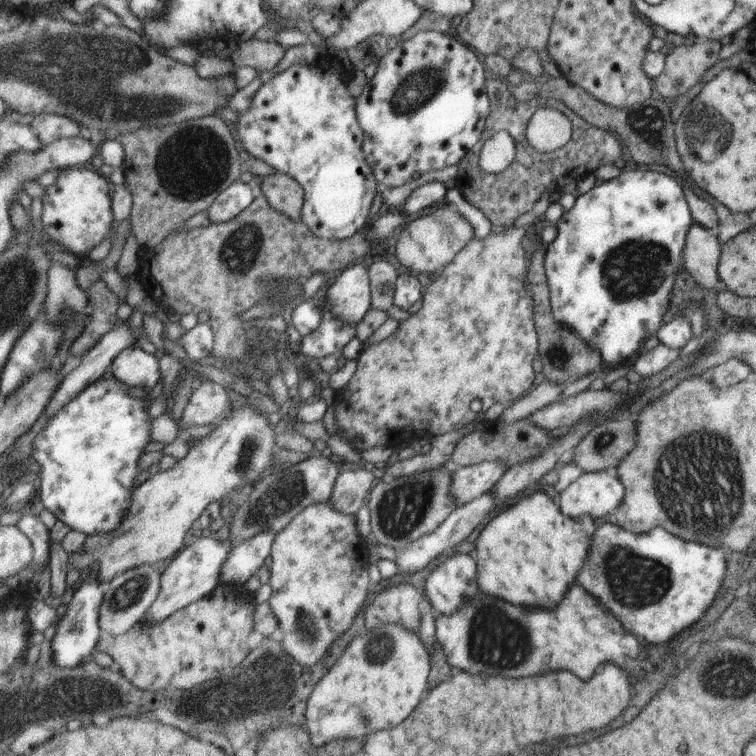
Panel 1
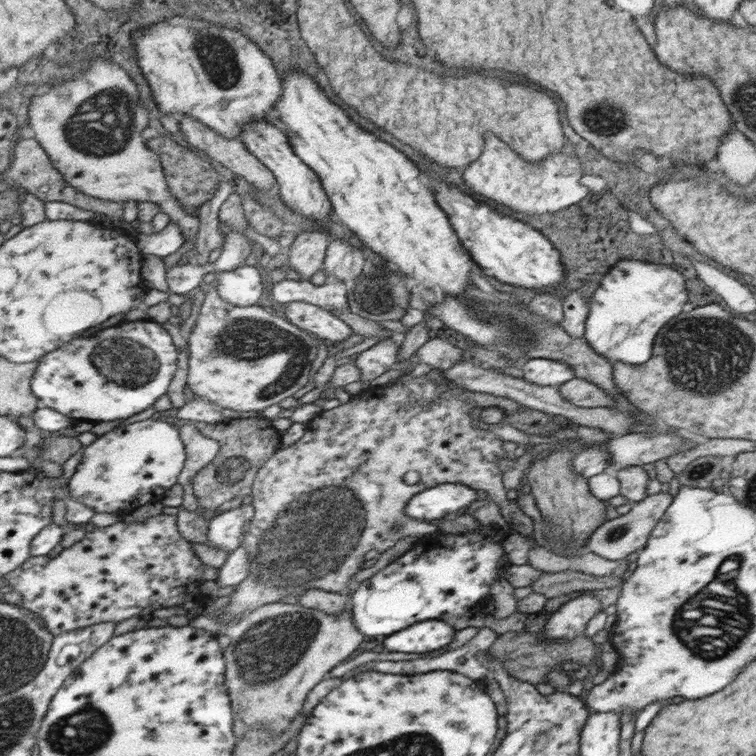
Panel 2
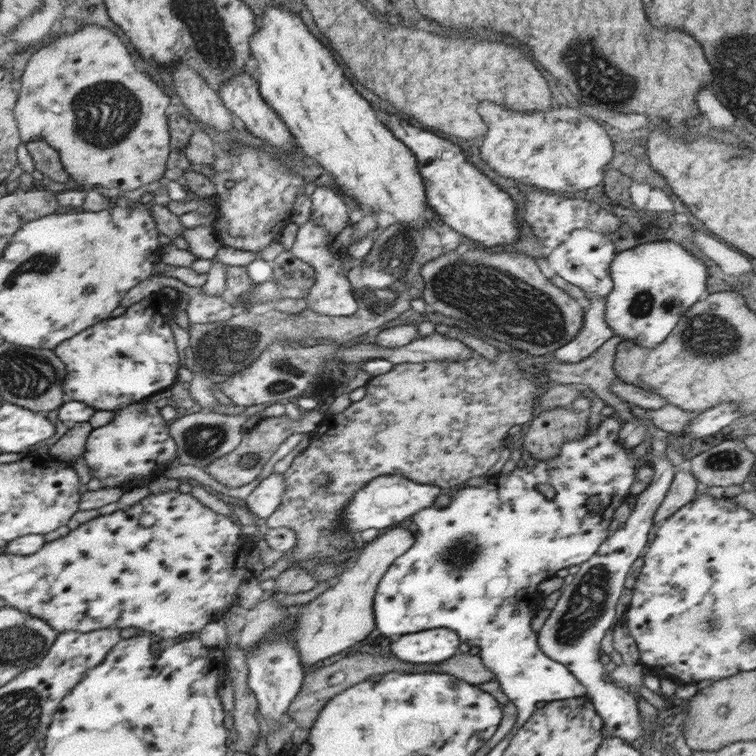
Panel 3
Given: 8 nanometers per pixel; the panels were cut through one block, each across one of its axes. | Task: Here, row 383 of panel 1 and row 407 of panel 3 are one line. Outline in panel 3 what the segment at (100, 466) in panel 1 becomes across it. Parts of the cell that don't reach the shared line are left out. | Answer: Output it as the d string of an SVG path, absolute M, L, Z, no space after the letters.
M153 290L137 304L131 304L121 316L103 320L55 348L57 356L69 368L65 382L69 400L81 400L97 410L115 412L127 404L151 398L161 388L169 388L179 368L169 326L173 306L177 306L177 300L169 300L161 290Z

